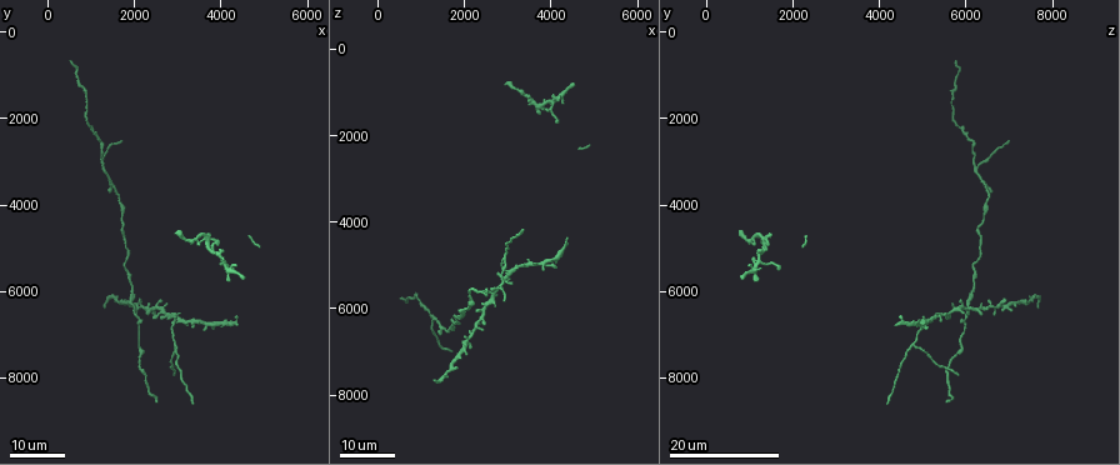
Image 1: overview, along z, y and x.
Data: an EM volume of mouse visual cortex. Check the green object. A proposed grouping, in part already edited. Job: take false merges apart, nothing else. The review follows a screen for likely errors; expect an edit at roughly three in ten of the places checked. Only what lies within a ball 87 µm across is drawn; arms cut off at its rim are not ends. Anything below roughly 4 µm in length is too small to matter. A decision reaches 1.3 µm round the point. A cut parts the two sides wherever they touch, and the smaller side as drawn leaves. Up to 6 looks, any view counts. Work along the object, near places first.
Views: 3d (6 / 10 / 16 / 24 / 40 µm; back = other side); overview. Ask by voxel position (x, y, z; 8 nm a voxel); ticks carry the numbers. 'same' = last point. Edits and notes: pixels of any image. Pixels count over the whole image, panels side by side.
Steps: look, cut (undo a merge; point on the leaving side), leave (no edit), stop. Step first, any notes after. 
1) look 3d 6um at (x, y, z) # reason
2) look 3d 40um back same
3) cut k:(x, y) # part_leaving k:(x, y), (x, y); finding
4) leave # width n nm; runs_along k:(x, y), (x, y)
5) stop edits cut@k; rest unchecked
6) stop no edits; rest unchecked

look 3d 16um at (2900, 7200, 4750) # three-way junction

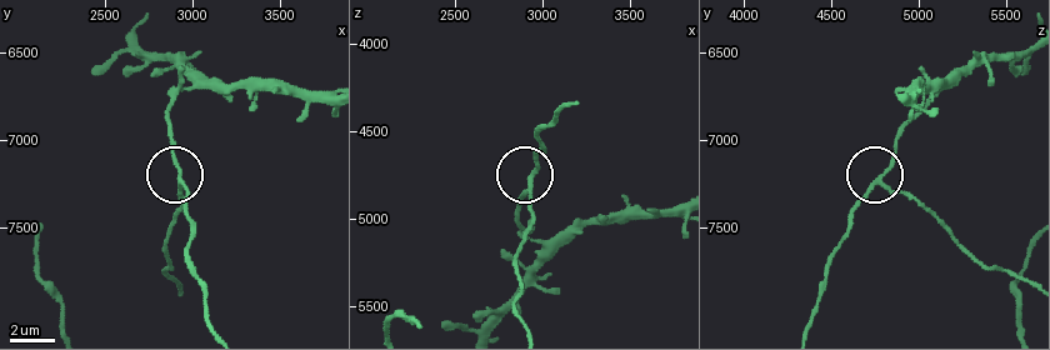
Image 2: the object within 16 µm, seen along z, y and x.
look 3d 10um at (2920, 7260, 4780) # closer look

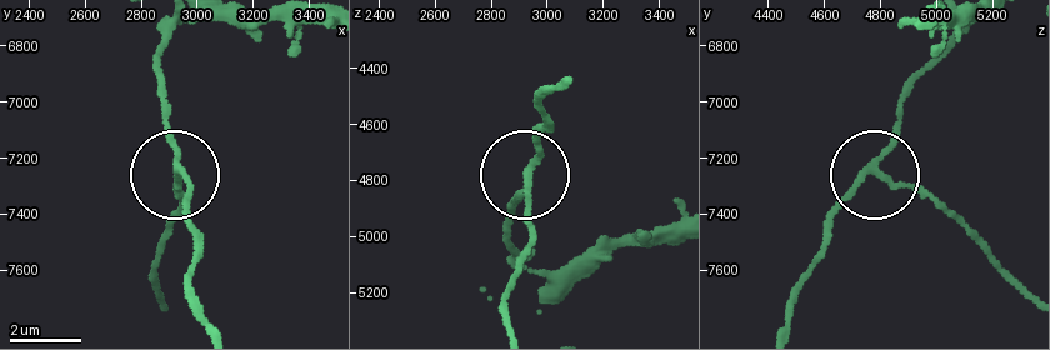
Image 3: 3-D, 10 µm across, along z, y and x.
leave # arms 3; runs_along 3:(178, 26), (160, 61), (160, 89), (178, 160), (178, 220); all the same cell

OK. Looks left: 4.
look 3d 16um at (3000, 6750, 5100) # four-way junction

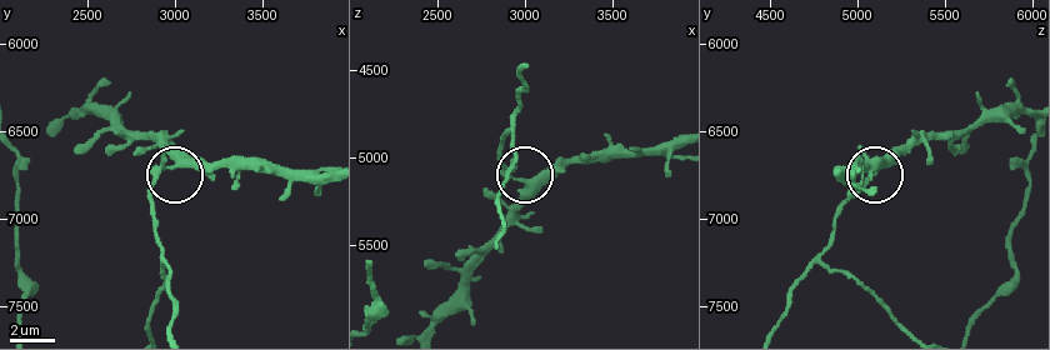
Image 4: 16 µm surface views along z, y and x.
look 3d 10um at (3040, 6680, 5120)

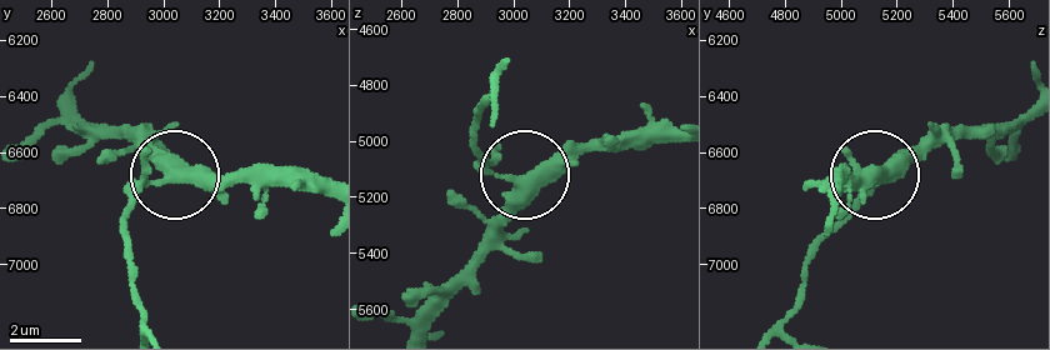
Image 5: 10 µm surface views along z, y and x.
leave # runs_along 5:(414, 326), (468, 264), (515, 176), (470, 133); all the same cell

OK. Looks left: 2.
look 3d 24um at (2050, 6600, 6050) # looks like a crossing

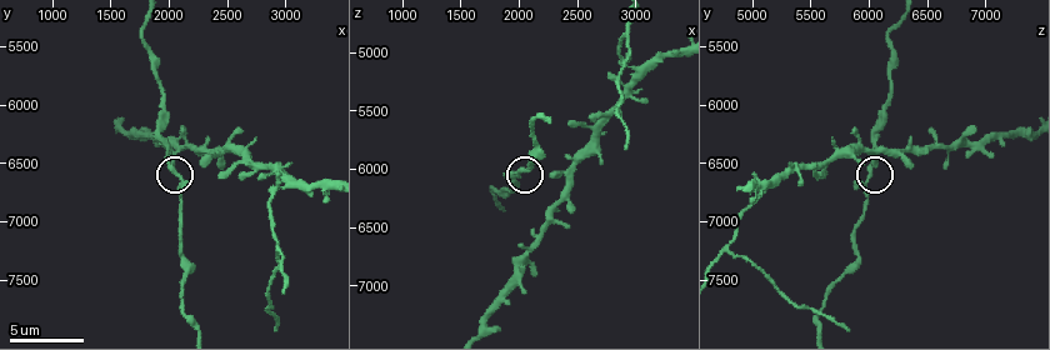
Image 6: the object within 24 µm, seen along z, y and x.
look 3d 10um at (2100, 6620, 5980)

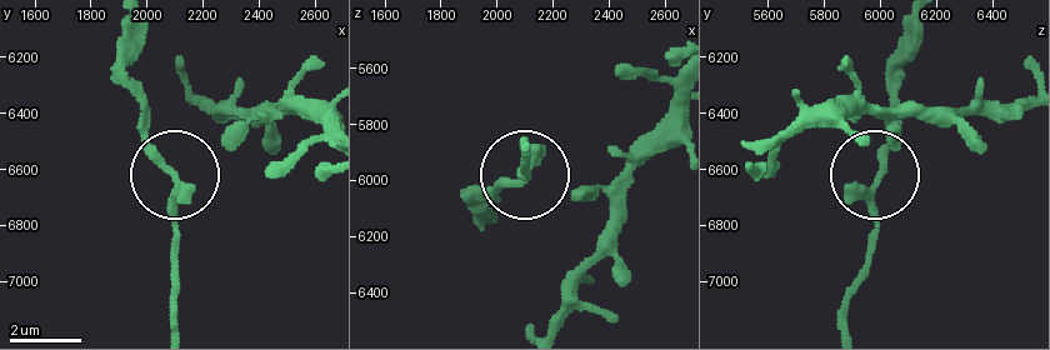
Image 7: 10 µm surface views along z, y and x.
leave # arms 4; runs_along 7:(300, 115), (246, 119), (175, 179), (175, 265); all the same cell

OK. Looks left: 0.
stop no edits; rest unchecked

